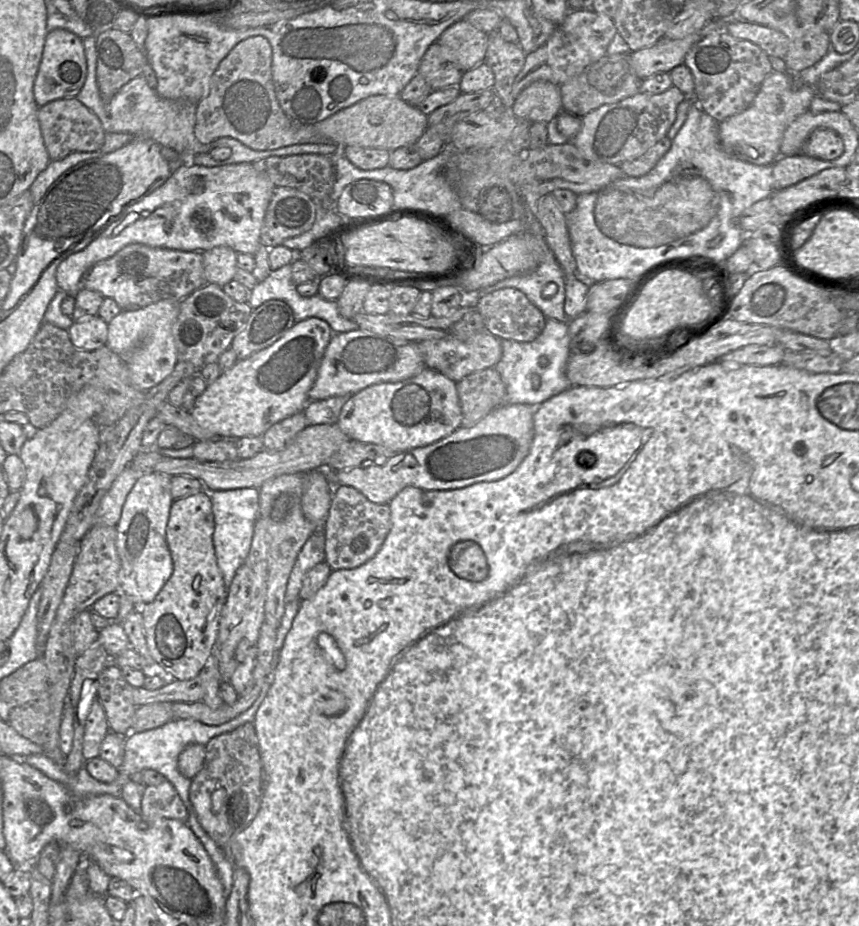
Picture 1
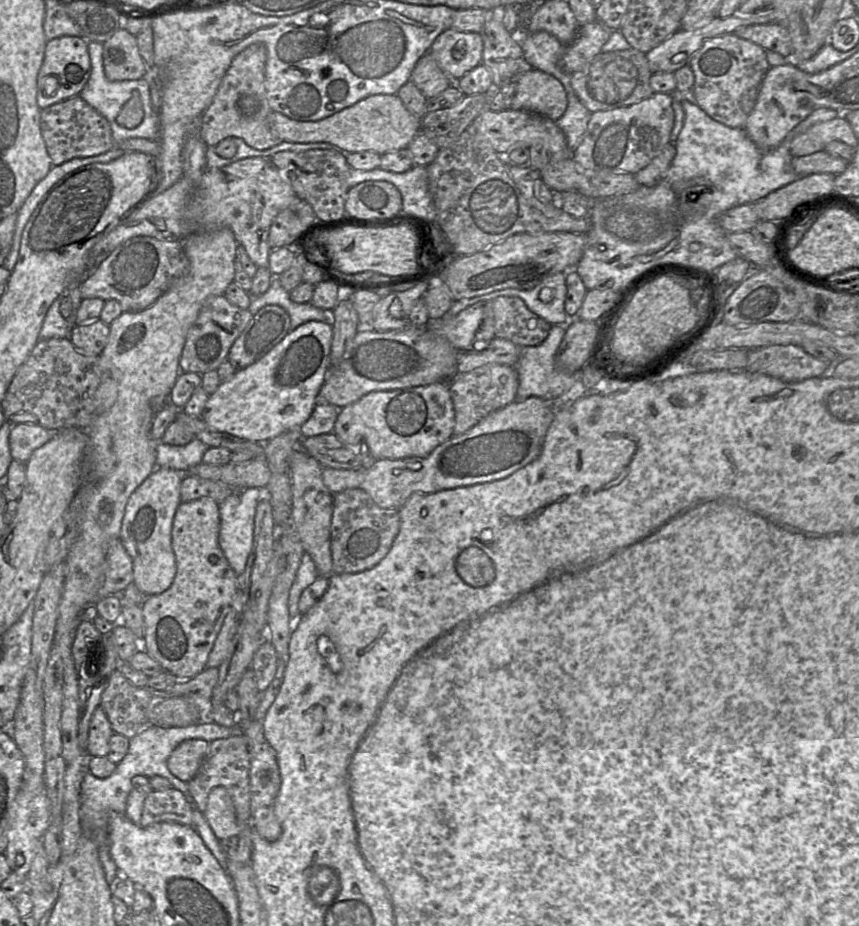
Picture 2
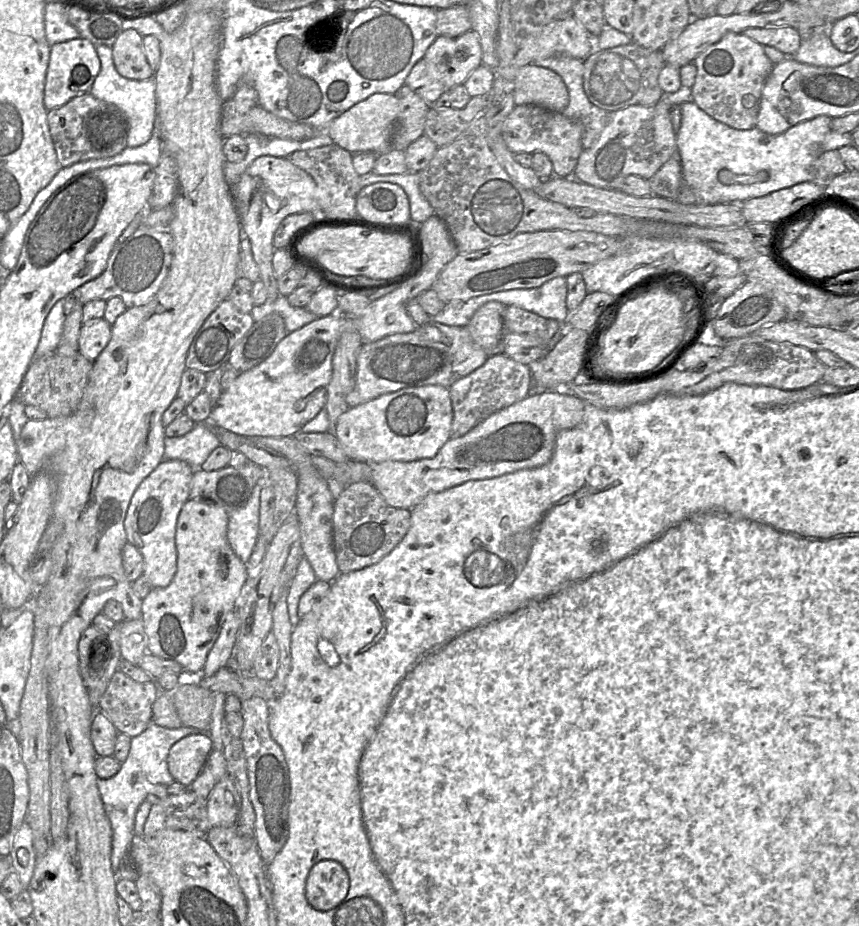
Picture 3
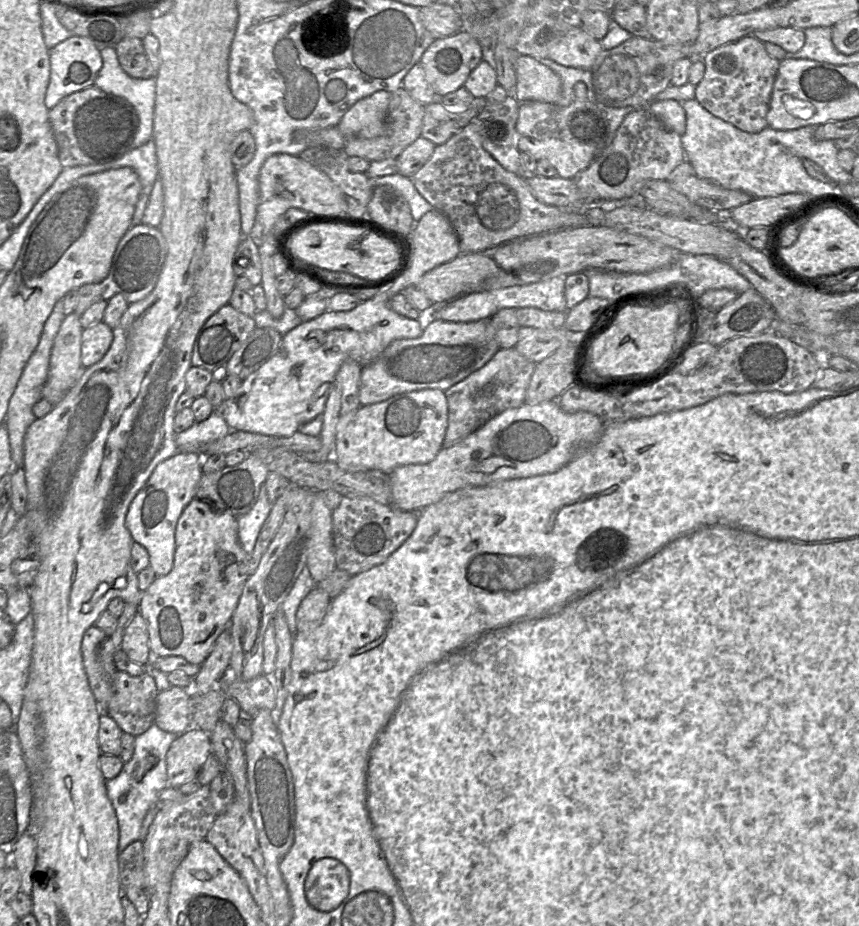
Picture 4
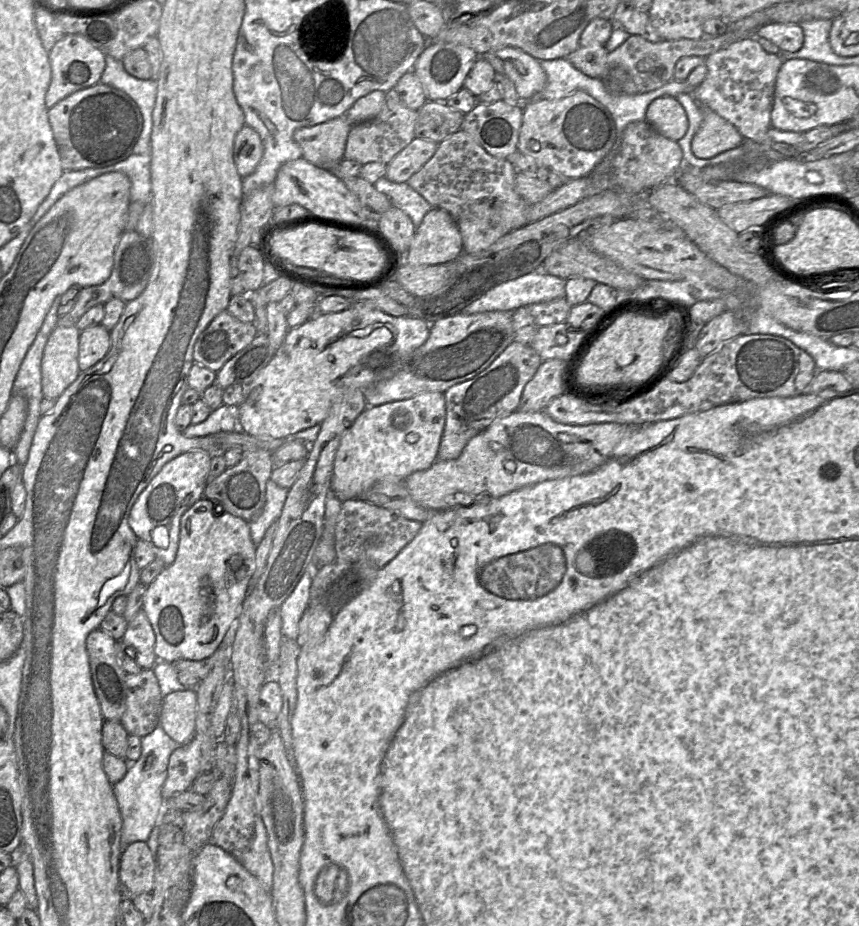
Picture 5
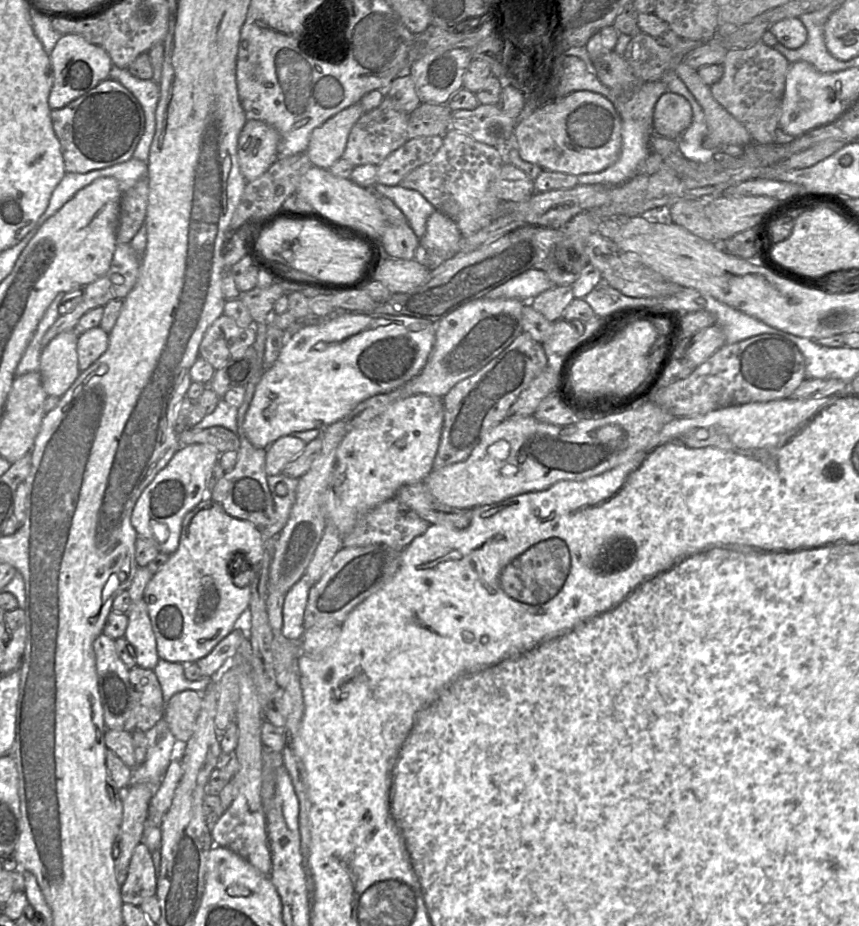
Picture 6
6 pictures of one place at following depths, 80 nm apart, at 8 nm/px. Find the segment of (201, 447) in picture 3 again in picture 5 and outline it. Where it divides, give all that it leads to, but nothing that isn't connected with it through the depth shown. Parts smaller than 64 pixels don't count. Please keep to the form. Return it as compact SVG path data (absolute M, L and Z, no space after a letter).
M222 404L217 409L211 411L203 422L190 424L182 434L187 438L194 438L219 432L242 432L238 429L237 406Z

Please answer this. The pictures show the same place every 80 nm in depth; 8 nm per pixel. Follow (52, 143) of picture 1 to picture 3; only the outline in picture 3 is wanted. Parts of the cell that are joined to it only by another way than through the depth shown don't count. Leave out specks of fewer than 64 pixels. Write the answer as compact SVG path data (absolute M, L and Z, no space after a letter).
M89 92L49 110L47 123L61 167L87 160L110 158L128 147L128 124L124 114L115 105L97 99Z

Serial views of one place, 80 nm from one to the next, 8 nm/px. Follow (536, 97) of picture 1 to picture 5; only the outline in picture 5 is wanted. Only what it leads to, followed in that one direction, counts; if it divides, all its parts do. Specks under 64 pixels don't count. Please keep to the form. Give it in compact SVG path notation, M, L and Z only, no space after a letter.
M508 46L497 50L491 50L479 57L483 57L487 60L497 74L505 75L513 82L521 102L529 100L546 85L547 76L540 61L519 48Z

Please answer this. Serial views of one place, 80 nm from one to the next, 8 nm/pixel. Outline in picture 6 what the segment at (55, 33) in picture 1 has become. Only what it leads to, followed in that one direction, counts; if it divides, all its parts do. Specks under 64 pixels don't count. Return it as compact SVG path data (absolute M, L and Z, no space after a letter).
M62 34L51 51L53 84L48 96L50 109L61 108L109 78L112 61L102 46L94 45L77 34Z

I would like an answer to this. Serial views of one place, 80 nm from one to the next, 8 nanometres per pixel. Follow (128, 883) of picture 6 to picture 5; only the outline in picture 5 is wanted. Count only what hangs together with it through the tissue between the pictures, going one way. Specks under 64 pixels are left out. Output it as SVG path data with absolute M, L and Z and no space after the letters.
M132 842L122 849L119 862L122 898L132 900L139 894L151 893L154 876L155 859L146 842Z

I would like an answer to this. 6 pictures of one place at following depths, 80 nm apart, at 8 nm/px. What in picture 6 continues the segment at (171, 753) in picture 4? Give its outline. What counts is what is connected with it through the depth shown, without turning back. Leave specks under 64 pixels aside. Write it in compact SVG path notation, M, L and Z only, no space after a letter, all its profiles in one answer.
M181 758L173 759L168 766L161 785L149 800L148 816L150 821L161 823L162 818L172 805L182 774Z

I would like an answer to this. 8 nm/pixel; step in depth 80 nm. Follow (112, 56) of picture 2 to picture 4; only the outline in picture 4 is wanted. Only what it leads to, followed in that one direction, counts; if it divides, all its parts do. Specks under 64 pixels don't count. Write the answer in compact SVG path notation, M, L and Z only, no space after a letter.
M123 37L115 46L115 51L121 68L130 77L137 79L155 77L141 39Z

